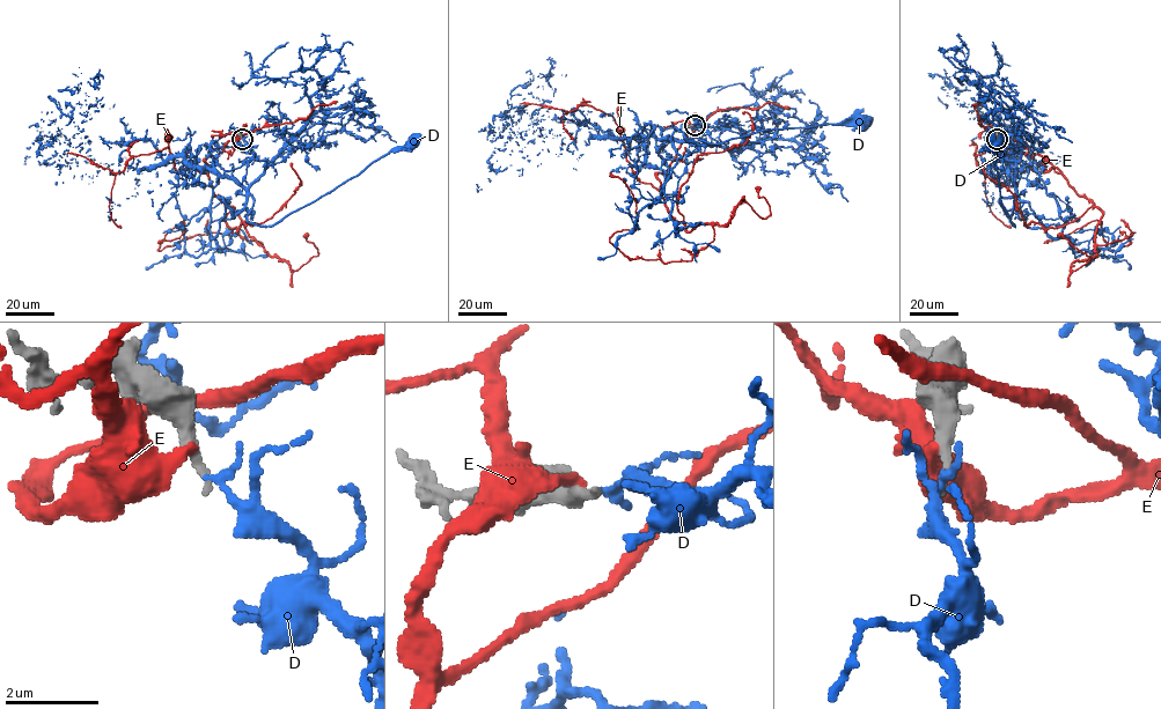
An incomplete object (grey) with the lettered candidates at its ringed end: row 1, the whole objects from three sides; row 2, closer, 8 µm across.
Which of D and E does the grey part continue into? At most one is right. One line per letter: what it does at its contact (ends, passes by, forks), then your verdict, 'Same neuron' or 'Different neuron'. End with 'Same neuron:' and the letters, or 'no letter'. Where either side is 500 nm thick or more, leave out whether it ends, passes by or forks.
D: It ends there. Different neuron
E: It ends there. Different neuron
Same neuron: no letter

